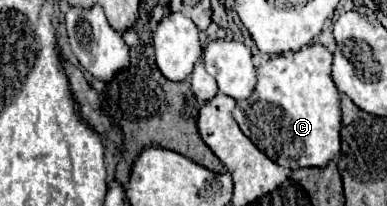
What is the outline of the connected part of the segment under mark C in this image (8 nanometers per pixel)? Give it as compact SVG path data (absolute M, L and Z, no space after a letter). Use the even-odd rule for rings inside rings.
M306 45L296 53L276 55L258 65L258 85L248 99L236 101L236 109L232 111L238 121L242 133L272 161L288 169L300 167L326 167L340 153L340 93L330 75L332 53L320 45Z

